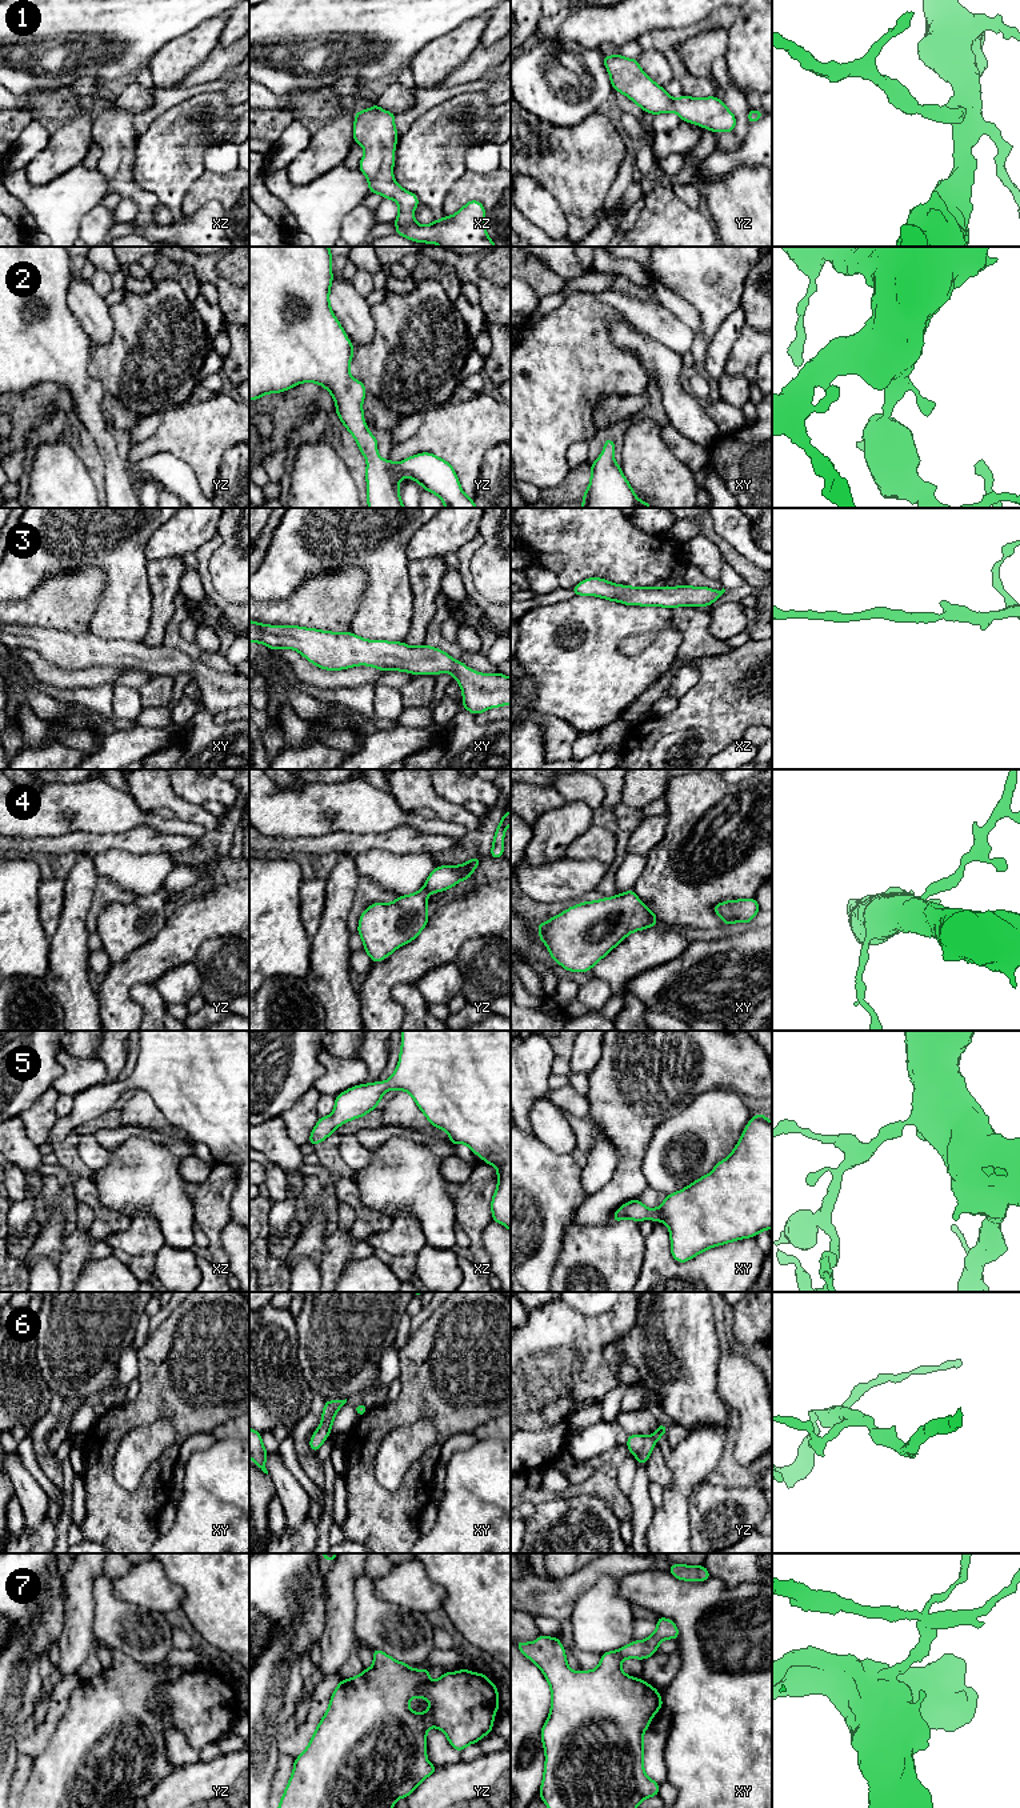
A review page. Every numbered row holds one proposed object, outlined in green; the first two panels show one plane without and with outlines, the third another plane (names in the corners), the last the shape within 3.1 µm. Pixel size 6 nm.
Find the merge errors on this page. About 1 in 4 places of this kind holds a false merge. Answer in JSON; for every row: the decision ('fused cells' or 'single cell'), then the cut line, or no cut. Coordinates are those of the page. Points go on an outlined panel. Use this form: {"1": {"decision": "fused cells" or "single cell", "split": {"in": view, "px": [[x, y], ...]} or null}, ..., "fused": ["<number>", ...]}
{"1": {"decision": "single cell", "split": null}, "2": {"decision": "single cell", "split": null}, "3": {"decision": "single cell", "split": null}, "4": {"decision": "single cell", "split": null}, "5": {"decision": "single cell", "split": null}, "6": {"decision": "single cell", "split": null}, "7": {"decision": "single cell", "split": null}, "fused": []}

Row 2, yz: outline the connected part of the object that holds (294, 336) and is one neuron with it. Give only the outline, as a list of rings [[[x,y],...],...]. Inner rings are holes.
[[[249,247],[249,400],[257,400],[267,393],[284,392],[301,383],[311,381],[323,385],[335,400],[341,424],[355,437],[360,452],[367,459],[368,508],[404,508],[399,493],[399,483],[404,477],[411,477],[425,491],[439,496],[445,508],[477,508],[473,500],[463,492],[452,465],[439,456],[423,452],[393,463],[377,455],[377,439],[368,431],[363,413],[367,389],[349,373],[355,349],[329,304],[333,280],[332,257],[329,247]]]

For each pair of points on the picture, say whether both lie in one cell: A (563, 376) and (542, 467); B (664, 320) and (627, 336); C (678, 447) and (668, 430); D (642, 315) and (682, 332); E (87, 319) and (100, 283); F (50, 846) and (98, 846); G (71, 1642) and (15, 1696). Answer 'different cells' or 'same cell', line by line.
A: same cell
B: different cells
C: same cell
D: same cell
E: different cells
F: same cell
G: different cells

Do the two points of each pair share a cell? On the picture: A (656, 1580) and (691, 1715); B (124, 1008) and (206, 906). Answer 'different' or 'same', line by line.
A: same
B: same

